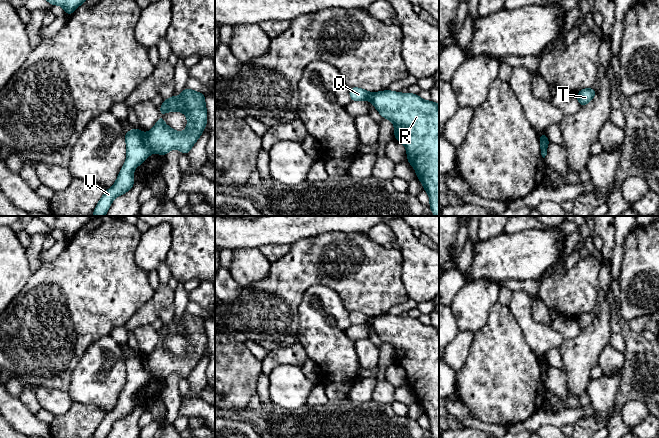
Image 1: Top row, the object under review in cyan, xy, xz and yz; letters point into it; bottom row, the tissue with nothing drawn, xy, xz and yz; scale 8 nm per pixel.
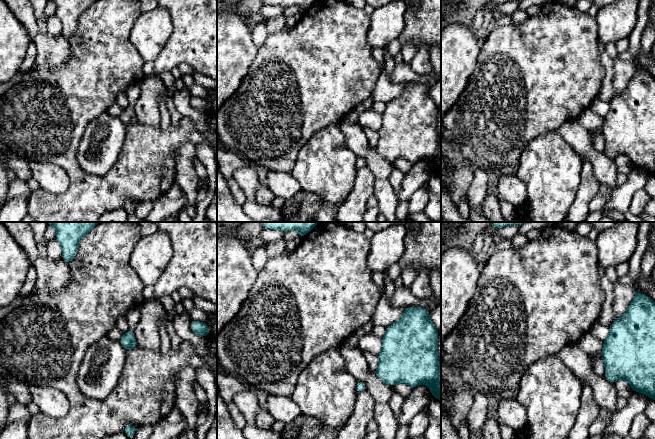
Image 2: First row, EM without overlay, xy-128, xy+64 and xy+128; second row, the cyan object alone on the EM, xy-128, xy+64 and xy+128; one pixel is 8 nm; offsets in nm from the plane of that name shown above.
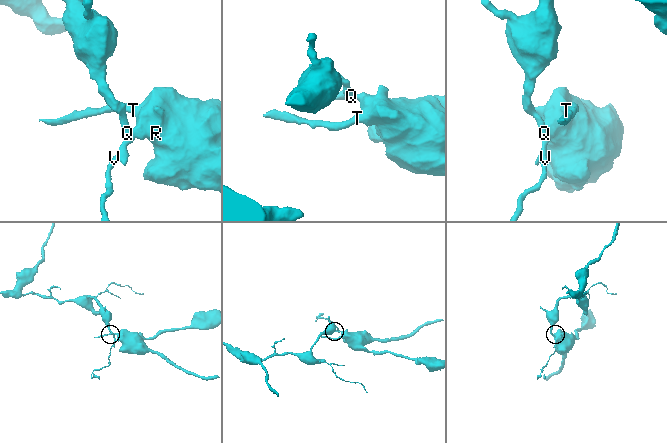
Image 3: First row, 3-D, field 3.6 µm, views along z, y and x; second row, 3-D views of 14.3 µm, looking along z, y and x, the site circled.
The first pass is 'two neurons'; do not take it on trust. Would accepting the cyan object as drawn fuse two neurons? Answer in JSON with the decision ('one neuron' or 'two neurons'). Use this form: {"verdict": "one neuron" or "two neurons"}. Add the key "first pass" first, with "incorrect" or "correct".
{"first pass": "correct", "verdict": "two neurons"}

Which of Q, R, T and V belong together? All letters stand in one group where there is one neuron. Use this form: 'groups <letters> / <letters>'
groups Q V / R T

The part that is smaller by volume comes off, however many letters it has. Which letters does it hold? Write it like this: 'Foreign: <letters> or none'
Foreign: R, T

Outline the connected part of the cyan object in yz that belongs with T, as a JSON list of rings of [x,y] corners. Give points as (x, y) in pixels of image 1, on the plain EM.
[[[585,312],[580,314],[576,321],[581,331],[588,328],[594,322],[596,314],[594,312]]]

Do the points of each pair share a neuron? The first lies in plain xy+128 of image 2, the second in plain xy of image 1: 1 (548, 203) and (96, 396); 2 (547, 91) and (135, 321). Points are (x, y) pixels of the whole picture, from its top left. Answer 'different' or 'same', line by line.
1: same
2: different

